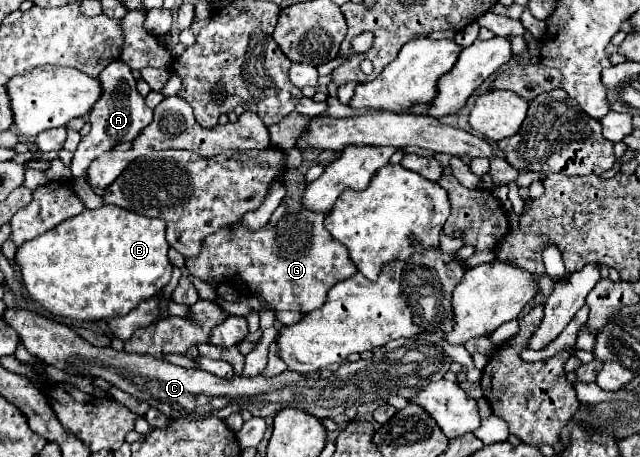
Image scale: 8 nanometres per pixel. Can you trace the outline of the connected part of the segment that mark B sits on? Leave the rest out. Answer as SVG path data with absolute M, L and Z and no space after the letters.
M119 206L83 210L51 232L25 242L17 250L17 264L29 298L53 316L69 320L107 320L123 316L139 302L155 296L171 278L165 222Z

